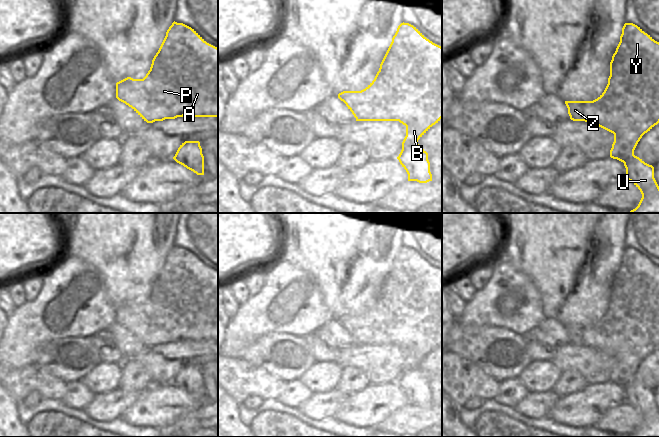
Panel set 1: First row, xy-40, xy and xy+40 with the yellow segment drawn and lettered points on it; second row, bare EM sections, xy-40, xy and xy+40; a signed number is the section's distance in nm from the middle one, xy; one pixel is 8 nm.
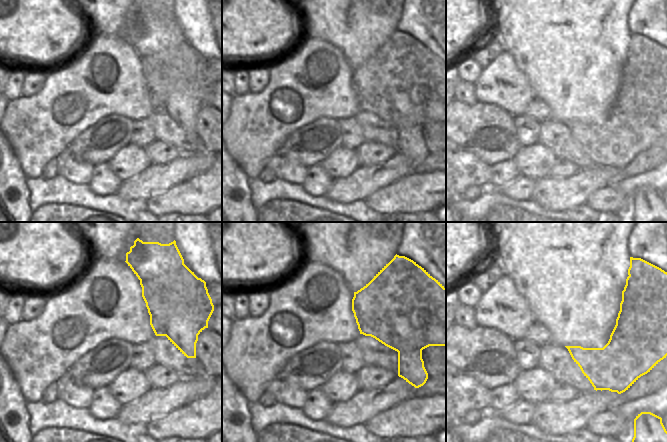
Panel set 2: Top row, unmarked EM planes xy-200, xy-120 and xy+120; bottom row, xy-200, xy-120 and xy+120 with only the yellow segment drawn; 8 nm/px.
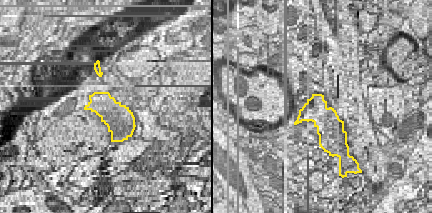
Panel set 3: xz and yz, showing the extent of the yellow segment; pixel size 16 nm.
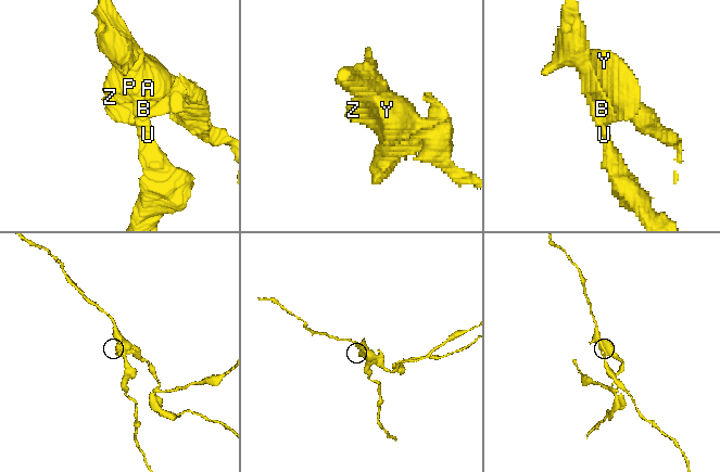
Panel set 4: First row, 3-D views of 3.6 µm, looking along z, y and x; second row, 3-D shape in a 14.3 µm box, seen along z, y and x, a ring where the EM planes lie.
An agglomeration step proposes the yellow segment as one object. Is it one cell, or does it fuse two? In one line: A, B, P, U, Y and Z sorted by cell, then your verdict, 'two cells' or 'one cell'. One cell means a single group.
A B P Y Z / U | two cells

